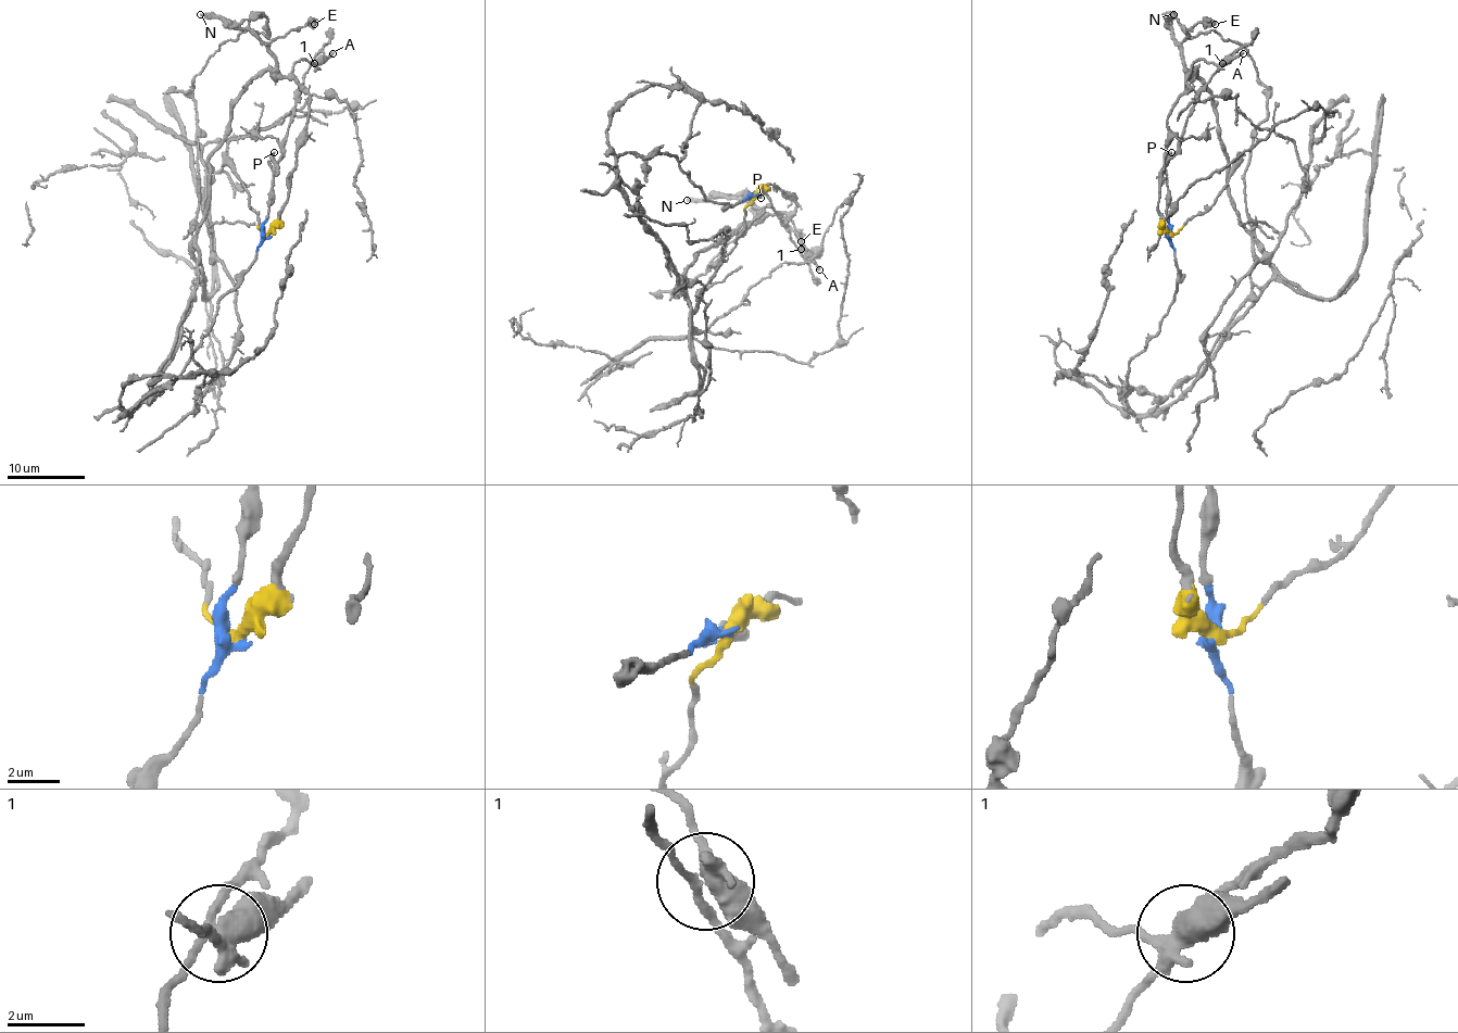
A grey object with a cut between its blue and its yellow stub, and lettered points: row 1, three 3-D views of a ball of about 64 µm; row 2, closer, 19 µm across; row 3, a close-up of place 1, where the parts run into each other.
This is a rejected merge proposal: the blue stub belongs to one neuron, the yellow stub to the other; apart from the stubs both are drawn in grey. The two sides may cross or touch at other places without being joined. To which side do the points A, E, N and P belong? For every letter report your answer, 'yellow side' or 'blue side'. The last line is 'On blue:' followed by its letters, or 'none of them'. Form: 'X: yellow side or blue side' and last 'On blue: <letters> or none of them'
A: yellow side
E: yellow side
N: yellow side
P: blue side
On blue: P

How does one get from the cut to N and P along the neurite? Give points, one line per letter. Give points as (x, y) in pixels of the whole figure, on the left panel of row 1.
N: (268, 235), (286, 200), (288, 173), (296, 165), (309, 97), (279, 73), (276, 58), (247, 30), (200, 14)
P: (268, 235), (264, 235), (264, 222), (272, 186), (274, 151)

